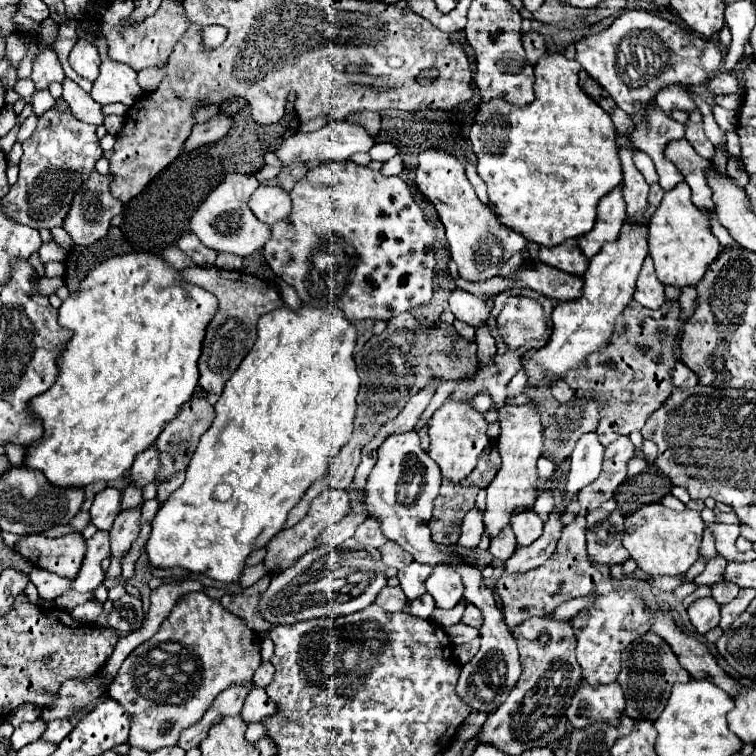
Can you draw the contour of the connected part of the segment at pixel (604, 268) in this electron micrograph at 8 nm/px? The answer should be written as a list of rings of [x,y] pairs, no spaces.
[[[654,183],[650,185],[648,195],[648,209],[644,211],[642,219],[626,219],[622,225],[622,231],[616,241],[606,243],[602,251],[590,259],[590,267],[584,273],[584,293],[576,301],[558,303],[552,313],[554,329],[548,345],[536,353],[530,353],[524,359],[524,369],[528,371],[528,381],[552,385],[554,381],[546,377],[546,371],[552,371],[556,375],[566,375],[576,365],[584,363],[586,355],[600,351],[608,339],[612,337],[614,321],[624,311],[624,307],[632,301],[632,295],[636,291],[636,277],[642,269],[642,263],[648,255],[648,221],[650,215],[660,205],[660,199],[664,195],[664,189]]]

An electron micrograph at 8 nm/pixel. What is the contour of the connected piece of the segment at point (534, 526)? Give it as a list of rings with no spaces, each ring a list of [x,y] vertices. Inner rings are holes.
[[[524,511],[512,519],[518,545],[532,545],[542,535],[542,519],[534,511]]]

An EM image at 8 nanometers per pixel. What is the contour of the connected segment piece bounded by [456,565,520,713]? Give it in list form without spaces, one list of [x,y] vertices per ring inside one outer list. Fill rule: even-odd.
[[[462,565],[458,573],[464,581],[464,599],[474,603],[484,613],[484,623],[480,627],[480,643],[482,643],[480,651],[466,665],[462,665],[456,693],[472,711],[492,713],[506,701],[508,693],[516,687],[520,679],[520,661],[518,661],[518,651],[516,651],[516,639],[512,639],[506,623],[502,621],[502,613],[496,607],[494,593],[490,587],[484,585],[480,571],[472,565]]]

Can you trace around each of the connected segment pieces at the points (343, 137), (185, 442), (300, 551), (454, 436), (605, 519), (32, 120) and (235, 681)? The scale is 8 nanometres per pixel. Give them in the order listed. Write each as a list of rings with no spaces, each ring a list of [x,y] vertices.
[[[344,119],[344,121],[328,121],[322,129],[314,131],[314,133],[292,135],[290,139],[286,139],[278,147],[276,155],[282,159],[284,165],[290,165],[290,163],[296,163],[296,161],[304,161],[308,165],[314,165],[314,163],[318,165],[318,163],[324,163],[324,161],[346,161],[350,155],[354,155],[358,151],[370,151],[374,143],[376,143],[376,139],[370,137],[364,127]]]
[[[192,397],[192,399],[182,407],[180,415],[178,415],[172,423],[168,423],[168,427],[158,435],[158,439],[156,439],[156,443],[154,443],[154,447],[156,447],[156,451],[158,451],[158,459],[160,459],[160,467],[158,467],[156,477],[154,477],[158,483],[170,481],[176,473],[180,473],[180,471],[184,471],[184,469],[188,467],[188,463],[190,463],[190,459],[192,459],[192,455],[194,455],[194,451],[196,451],[196,447],[198,447],[200,435],[210,429],[214,417],[216,417],[216,411],[214,411],[214,407],[212,407],[206,399]]]
[[[326,489],[320,497],[316,497],[310,505],[310,511],[308,515],[298,523],[294,525],[292,529],[284,529],[280,531],[278,535],[274,535],[268,543],[268,553],[266,553],[266,569],[268,571],[284,571],[288,567],[292,567],[296,563],[296,559],[300,559],[312,545],[314,545],[314,539],[332,523],[338,523],[344,513],[348,509],[348,495],[344,495],[344,491],[336,491],[336,489]]]
[[[448,399],[434,413],[434,417],[428,421],[428,437],[430,437],[428,455],[438,463],[444,479],[458,483],[472,473],[472,469],[476,467],[478,455],[484,451],[484,447],[490,441],[486,437],[486,427],[488,427],[488,423],[486,423],[484,415],[474,411],[472,403],[456,403],[456,401]]]
[[[596,509],[588,515],[588,555],[598,565],[622,565],[630,553],[622,547],[622,531],[612,523],[612,515]]]
[[[30,115],[30,117],[20,125],[20,131],[18,131],[16,141],[18,141],[18,143],[26,141],[26,139],[32,135],[32,131],[36,129],[36,123],[38,123],[38,117],[36,117],[36,115]]]
[[[188,593],[174,605],[158,633],[124,659],[114,683],[108,687],[108,695],[130,713],[132,727],[128,743],[152,753],[160,747],[174,745],[180,731],[202,719],[204,711],[212,705],[218,693],[234,685],[248,685],[258,665],[260,637],[248,629],[242,619],[228,613],[218,599],[212,599],[206,593]]]

